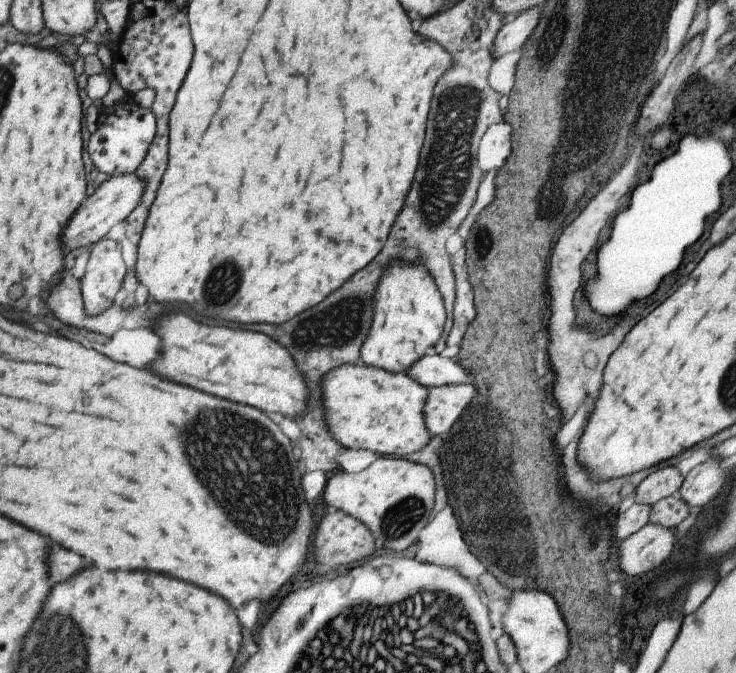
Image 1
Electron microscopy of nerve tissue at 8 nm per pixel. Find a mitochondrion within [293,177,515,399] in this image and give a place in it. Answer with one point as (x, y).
(482, 238)

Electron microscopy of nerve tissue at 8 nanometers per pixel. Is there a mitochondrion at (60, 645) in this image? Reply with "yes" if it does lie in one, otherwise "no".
yes

